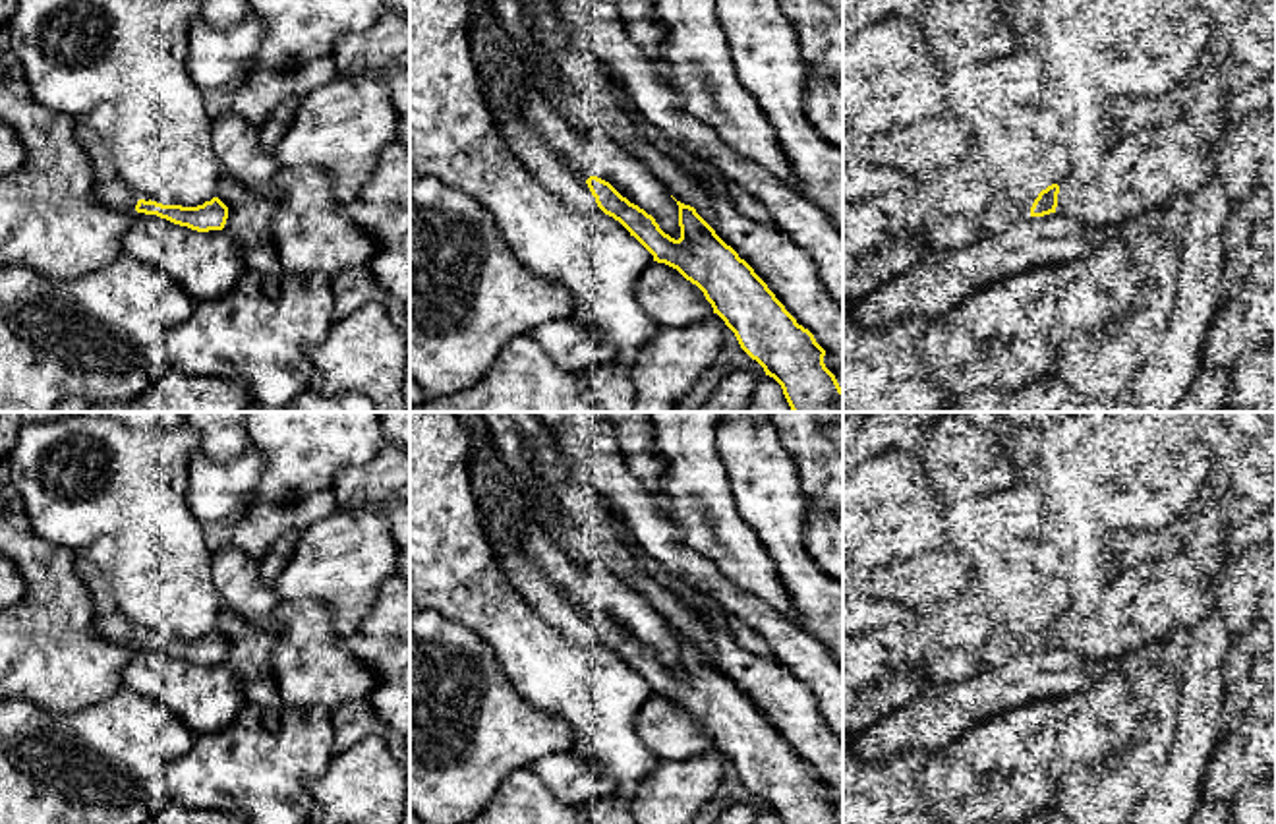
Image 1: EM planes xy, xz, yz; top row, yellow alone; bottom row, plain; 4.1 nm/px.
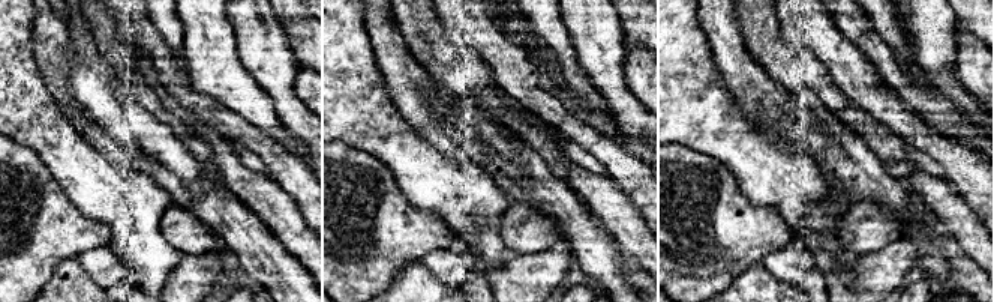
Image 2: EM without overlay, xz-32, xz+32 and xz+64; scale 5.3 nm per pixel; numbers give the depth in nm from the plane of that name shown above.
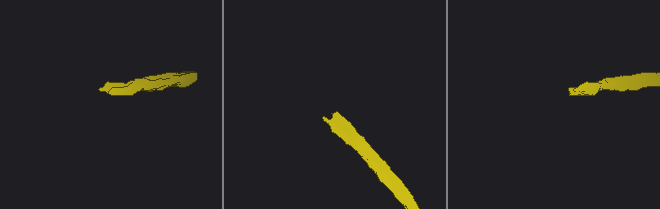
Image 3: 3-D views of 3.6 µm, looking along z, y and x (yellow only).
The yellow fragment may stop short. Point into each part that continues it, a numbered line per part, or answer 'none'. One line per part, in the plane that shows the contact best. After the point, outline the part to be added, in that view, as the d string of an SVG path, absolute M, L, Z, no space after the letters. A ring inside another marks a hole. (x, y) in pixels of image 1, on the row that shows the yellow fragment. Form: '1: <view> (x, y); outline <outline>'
1: xz (509, 93); outline M470 0L470 50L476 62L487 68L483 89L491 95L501 114L501 133L512 153L559 197L578 209L595 207L586 182L570 172L545 145L545 141L528 126L522 116L522 104L530 97L530 87L522 81L516 56L503 60L495 43L479 33L479 17L491 12L489 0Z

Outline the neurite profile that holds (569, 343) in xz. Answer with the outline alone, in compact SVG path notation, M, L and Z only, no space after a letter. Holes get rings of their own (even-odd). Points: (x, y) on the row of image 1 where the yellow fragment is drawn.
M580 315L547 321L534 329L530 337L557 366L572 373L609 358L599 335Z

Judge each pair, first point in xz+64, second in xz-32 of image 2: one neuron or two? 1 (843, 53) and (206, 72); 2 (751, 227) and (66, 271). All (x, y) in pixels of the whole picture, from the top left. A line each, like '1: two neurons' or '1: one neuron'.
1: two neurons
2: two neurons

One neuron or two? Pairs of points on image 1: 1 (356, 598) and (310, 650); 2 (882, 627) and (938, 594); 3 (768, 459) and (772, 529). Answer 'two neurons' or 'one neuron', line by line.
1: two neurons
2: two neurons
3: one neuron

